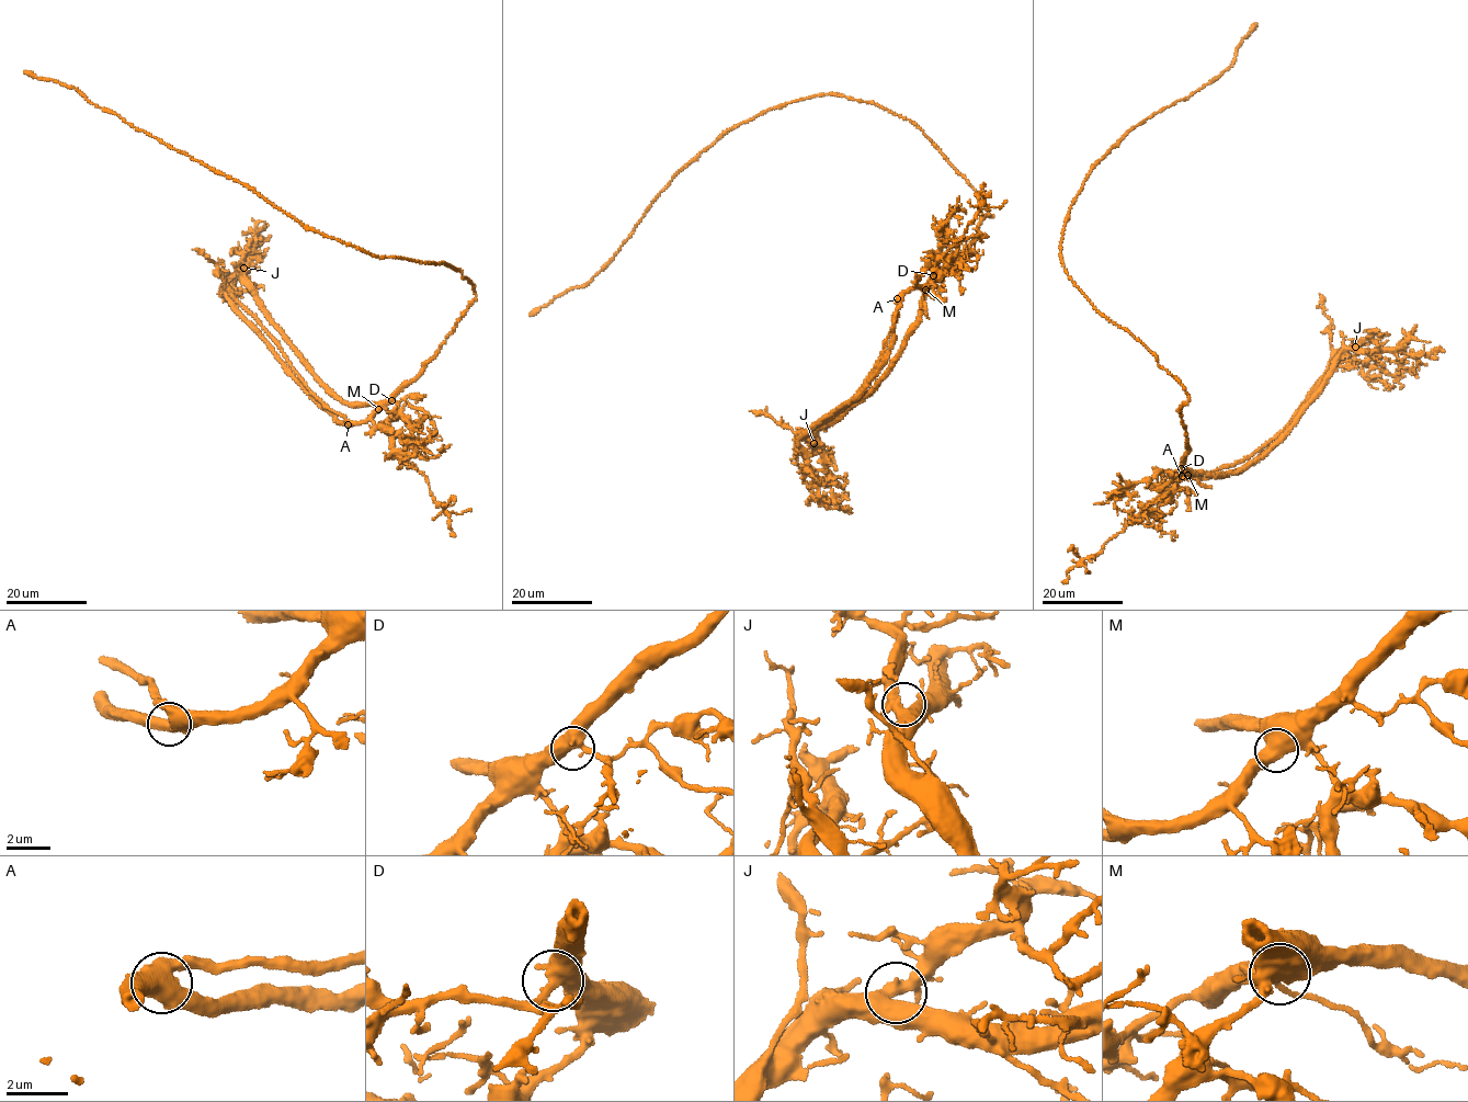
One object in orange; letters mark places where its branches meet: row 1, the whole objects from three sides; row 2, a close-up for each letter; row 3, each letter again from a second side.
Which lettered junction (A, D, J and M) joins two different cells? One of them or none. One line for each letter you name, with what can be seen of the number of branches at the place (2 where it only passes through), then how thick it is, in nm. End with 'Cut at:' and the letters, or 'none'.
Cut at: none

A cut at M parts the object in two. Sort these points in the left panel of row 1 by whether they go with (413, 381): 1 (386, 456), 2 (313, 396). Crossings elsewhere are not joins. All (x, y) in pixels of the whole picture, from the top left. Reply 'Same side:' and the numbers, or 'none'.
Same side: 1

